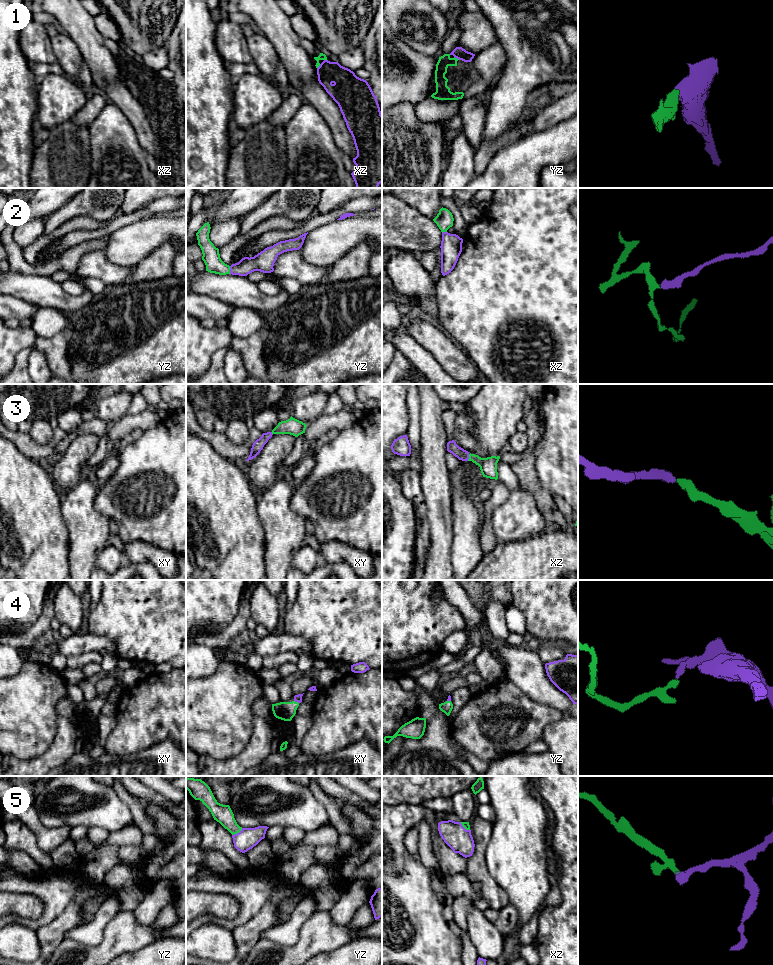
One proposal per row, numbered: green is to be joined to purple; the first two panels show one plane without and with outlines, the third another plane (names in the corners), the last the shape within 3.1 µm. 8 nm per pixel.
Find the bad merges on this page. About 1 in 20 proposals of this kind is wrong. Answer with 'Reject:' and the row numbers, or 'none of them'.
Reject: none of them

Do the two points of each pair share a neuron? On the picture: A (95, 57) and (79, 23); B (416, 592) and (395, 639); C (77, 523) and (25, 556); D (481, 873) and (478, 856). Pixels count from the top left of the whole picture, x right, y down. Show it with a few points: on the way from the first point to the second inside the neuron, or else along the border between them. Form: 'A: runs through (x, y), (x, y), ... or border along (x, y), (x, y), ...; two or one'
A: runs through (92, 49), (90, 41), (83, 31); one
B: runs through (404, 604), (395, 613), (395, 627); one
C: border along (61, 506), (61, 516), (68, 533), (67, 553); two
D: runs through (478, 869), (478, 860); one

